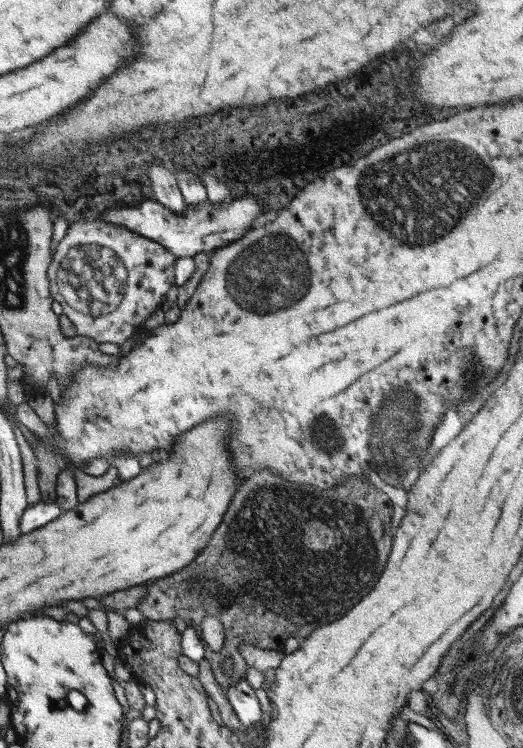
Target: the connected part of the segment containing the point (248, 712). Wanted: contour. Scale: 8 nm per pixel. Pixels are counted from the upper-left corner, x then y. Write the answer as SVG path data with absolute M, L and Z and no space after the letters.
M241 678L241 680L233 682L233 684L229 684L226 698L240 720L241 730L251 730L251 727L256 724L259 716L261 716L259 702L254 690L249 687L244 678Z

